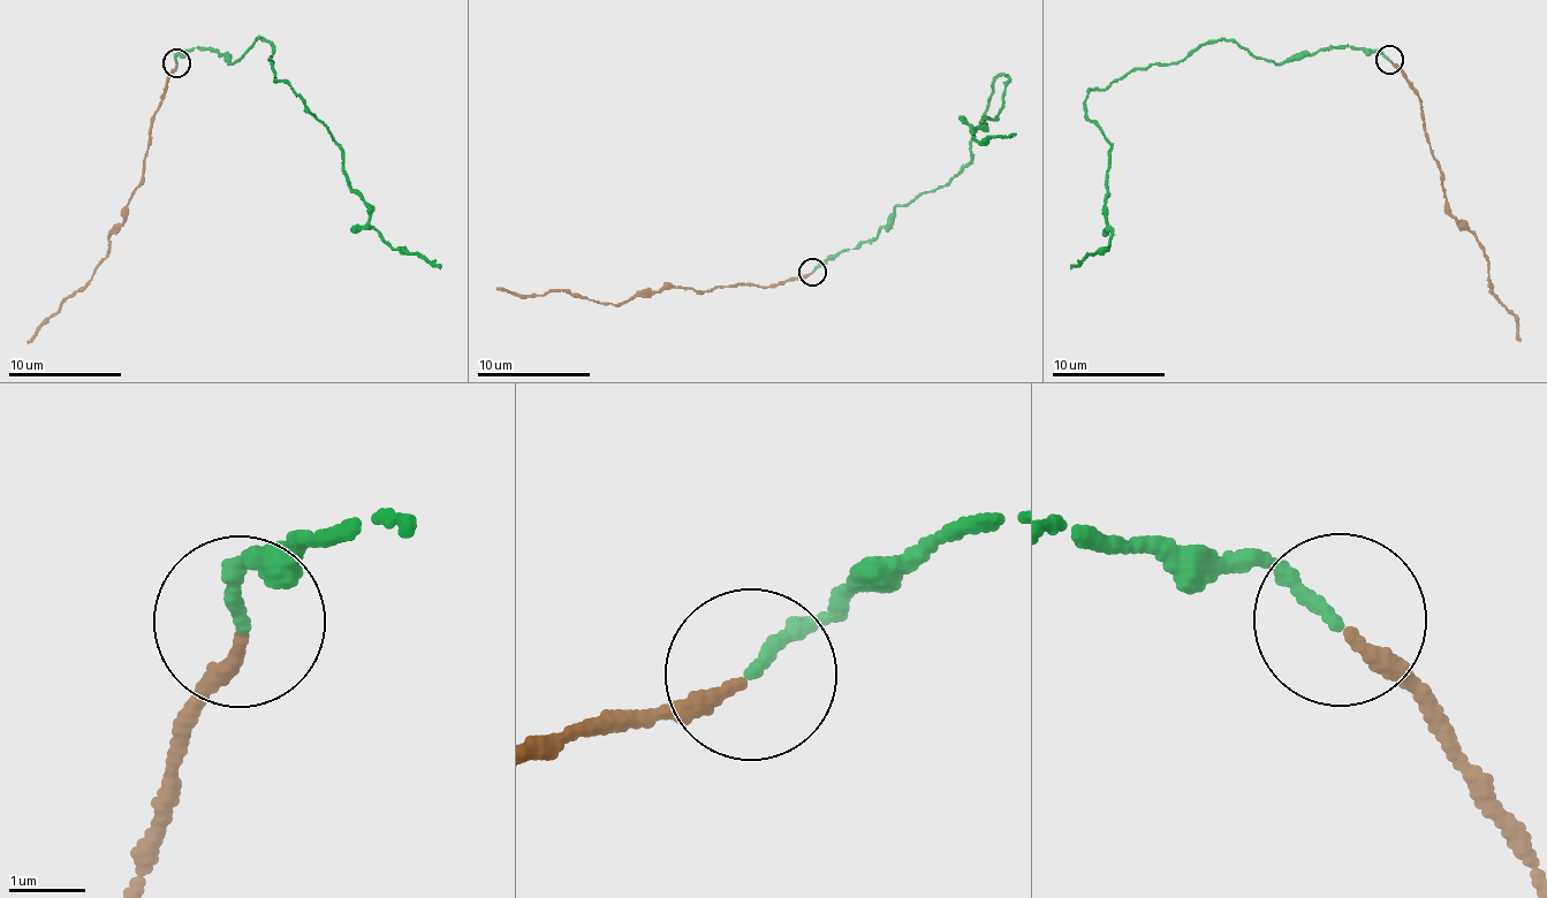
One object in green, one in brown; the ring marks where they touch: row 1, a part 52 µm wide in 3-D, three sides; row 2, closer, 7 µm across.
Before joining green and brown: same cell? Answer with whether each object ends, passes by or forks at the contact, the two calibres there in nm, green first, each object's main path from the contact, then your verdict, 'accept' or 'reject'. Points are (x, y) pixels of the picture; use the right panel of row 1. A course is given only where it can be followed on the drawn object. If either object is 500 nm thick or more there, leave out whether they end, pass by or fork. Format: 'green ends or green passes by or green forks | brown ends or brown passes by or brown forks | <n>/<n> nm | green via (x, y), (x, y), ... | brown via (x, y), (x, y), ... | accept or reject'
green ends | brown ends | 160/190 nm | green via (1389, 59), (1326, 48), (1273, 63), (1212, 39), (1090, 89), (1089, 119), (1112, 147), (1111, 235), (1071, 268) | brown via (1392, 61), (1420, 103), (1424, 130), (1446, 208), (1484, 251), (1489, 283), (1517, 322), (1518, 341) | accept

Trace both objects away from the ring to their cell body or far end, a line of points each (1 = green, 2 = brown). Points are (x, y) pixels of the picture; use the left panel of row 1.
1: (175, 62), (188, 48), (235, 63), (265, 37), (275, 81), (336, 144), (369, 222), (440, 268)
2: (176, 65), (151, 135), (142, 183), (128, 212), (113, 229), (107, 256), (83, 288), (66, 296), (28, 342)

